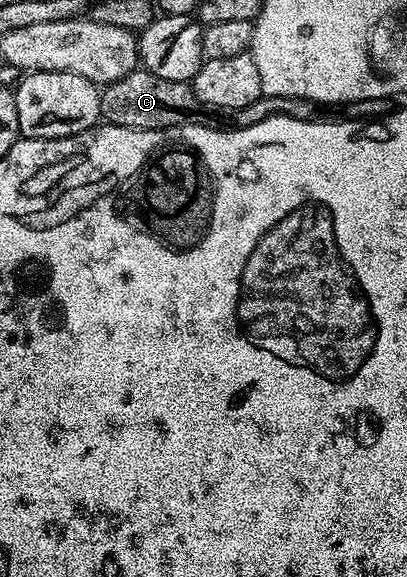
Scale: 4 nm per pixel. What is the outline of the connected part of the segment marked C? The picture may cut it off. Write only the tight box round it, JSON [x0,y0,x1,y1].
[100,67,318,131]

